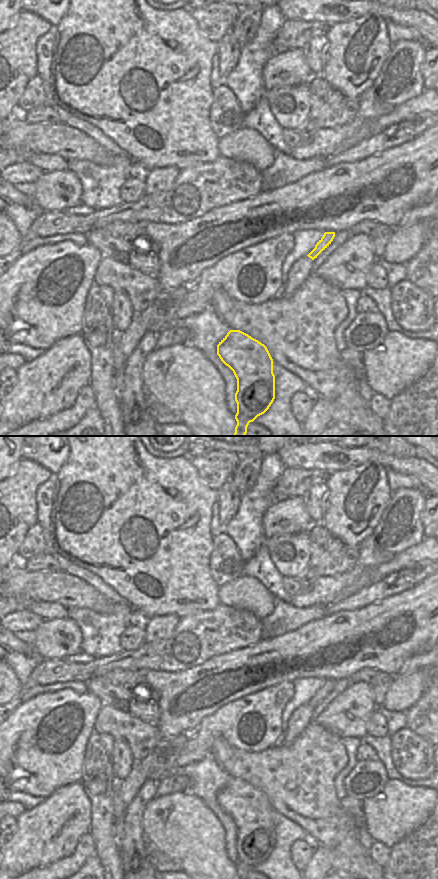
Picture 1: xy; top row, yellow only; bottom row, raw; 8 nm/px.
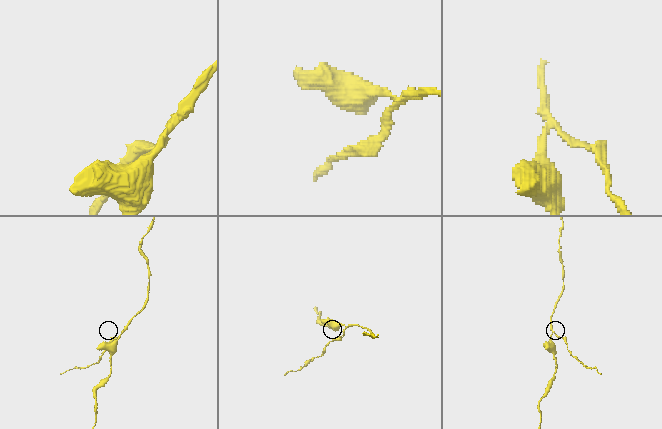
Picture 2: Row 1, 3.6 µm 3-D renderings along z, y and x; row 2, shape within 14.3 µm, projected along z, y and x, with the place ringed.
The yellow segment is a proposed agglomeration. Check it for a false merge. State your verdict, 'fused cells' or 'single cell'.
fused cells

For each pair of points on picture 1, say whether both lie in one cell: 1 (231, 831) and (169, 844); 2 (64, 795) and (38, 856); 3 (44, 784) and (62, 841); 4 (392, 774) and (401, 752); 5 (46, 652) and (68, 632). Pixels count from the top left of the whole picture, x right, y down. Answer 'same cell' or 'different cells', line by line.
1: different cells
2: same cell
3: different cells
4: different cells
5: same cell

